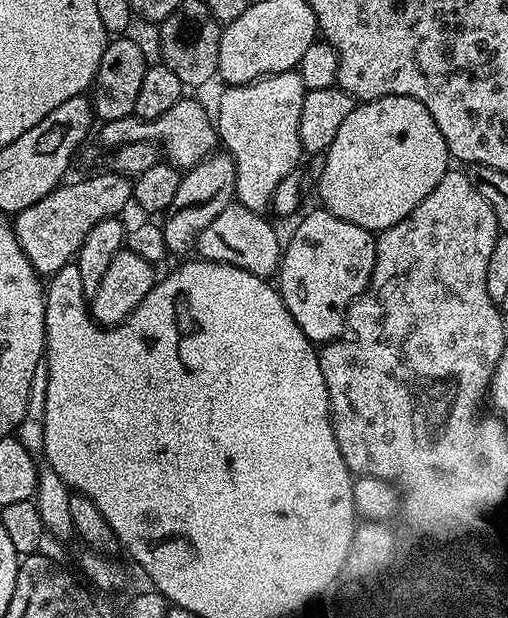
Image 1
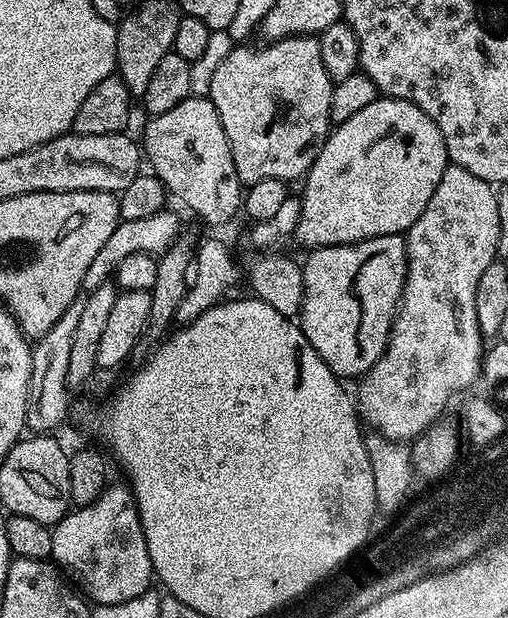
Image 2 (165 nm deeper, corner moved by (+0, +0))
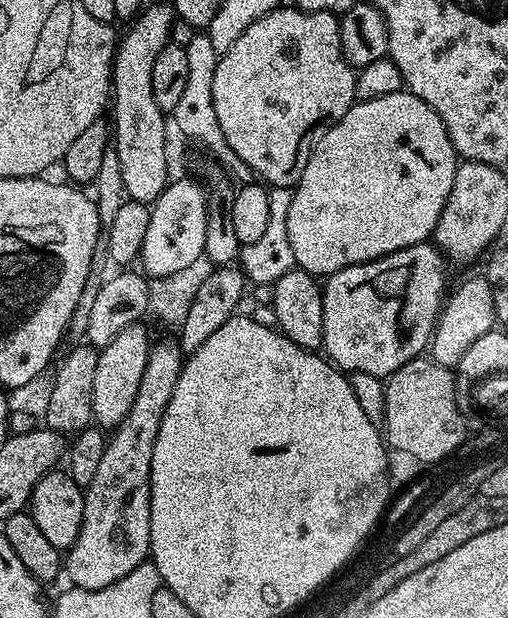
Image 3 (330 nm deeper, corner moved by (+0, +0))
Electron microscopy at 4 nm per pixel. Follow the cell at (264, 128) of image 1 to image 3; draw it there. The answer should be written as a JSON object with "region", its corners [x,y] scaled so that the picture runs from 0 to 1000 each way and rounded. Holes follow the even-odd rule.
{"region":[[[581,10],[541,13],[537,19],[526,19],[516,29],[508,29],[508,36],[484,42],[484,49],[476,49],[476,61],[469,61],[469,68],[461,68],[461,74],[453,74],[453,81],[445,81],[431,92],[427,110],[421,113],[419,133],[419,168],[429,202],[437,207],[461,248],[469,249],[484,267],[498,272],[514,293],[535,304],[575,304],[591,293],[594,275],[602,275],[602,262],[640,210],[659,204],[677,189],[681,178],[689,178],[701,167],[701,118],[703,112],[693,108],[693,102],[677,92],[673,84],[669,28],[663,21],[596,19],[593,13]]]}

